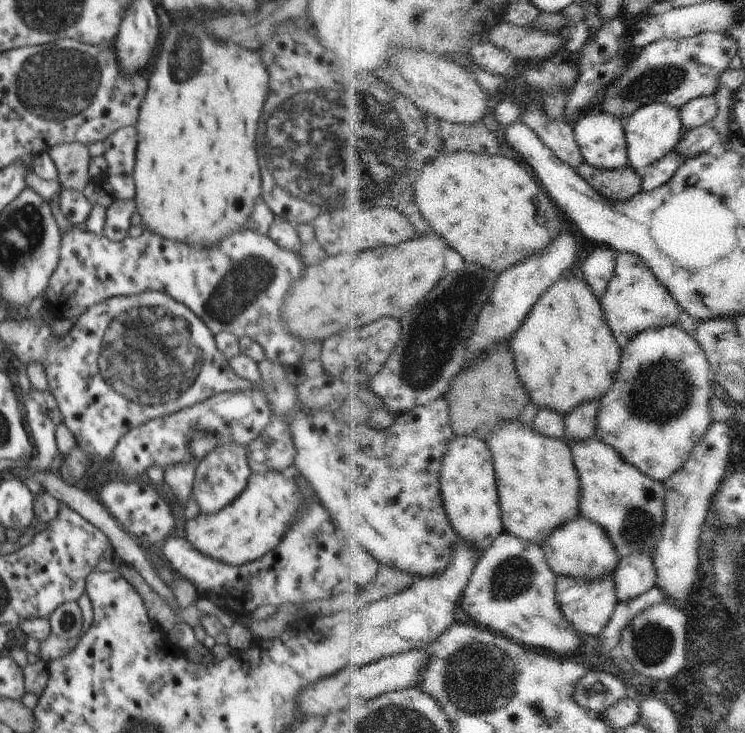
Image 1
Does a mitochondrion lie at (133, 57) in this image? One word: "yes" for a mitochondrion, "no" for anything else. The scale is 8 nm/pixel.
no

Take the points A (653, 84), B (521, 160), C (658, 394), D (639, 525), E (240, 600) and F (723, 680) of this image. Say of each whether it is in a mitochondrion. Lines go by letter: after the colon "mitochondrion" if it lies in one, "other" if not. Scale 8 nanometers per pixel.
A: mitochondrion
B: other
C: mitochondrion
D: mitochondrion
E: other
F: mitochondrion

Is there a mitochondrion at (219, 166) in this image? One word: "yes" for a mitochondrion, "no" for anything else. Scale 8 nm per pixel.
no

